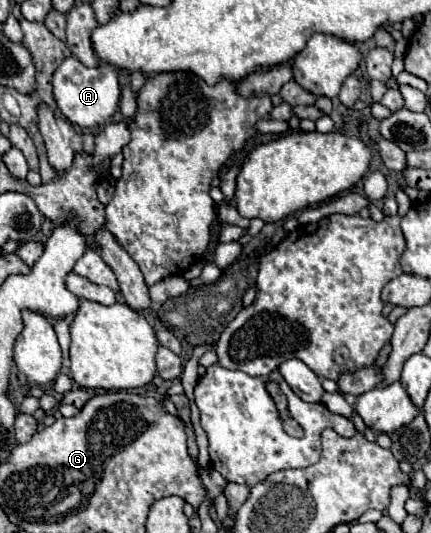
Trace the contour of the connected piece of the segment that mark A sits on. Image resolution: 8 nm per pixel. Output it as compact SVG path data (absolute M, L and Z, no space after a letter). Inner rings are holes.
M65 59L53 75L53 95L61 113L79 127L97 127L111 119L119 105L119 69L113 65L101 65L95 69L85 67L79 59Z

